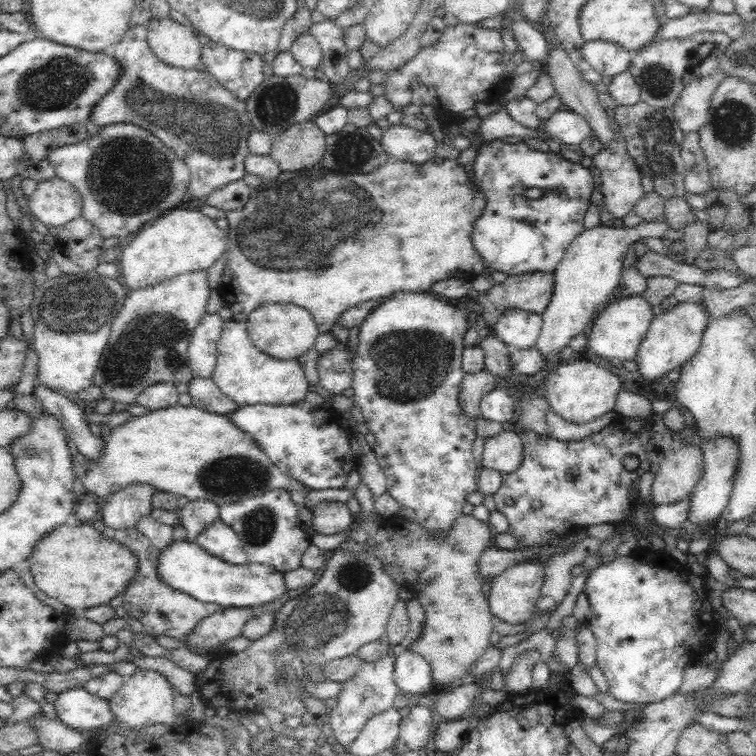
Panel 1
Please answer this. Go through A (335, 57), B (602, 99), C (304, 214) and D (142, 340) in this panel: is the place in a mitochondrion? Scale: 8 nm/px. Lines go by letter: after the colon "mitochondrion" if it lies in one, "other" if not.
A: other
B: other
C: mitochondrion
D: mitochondrion

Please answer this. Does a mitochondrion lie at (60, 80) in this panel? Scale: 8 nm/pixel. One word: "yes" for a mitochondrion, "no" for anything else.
yes

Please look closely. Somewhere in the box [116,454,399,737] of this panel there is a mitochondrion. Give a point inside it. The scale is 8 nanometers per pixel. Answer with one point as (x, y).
(321, 620)

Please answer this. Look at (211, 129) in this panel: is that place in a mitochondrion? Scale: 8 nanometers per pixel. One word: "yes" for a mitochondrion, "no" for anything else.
yes

